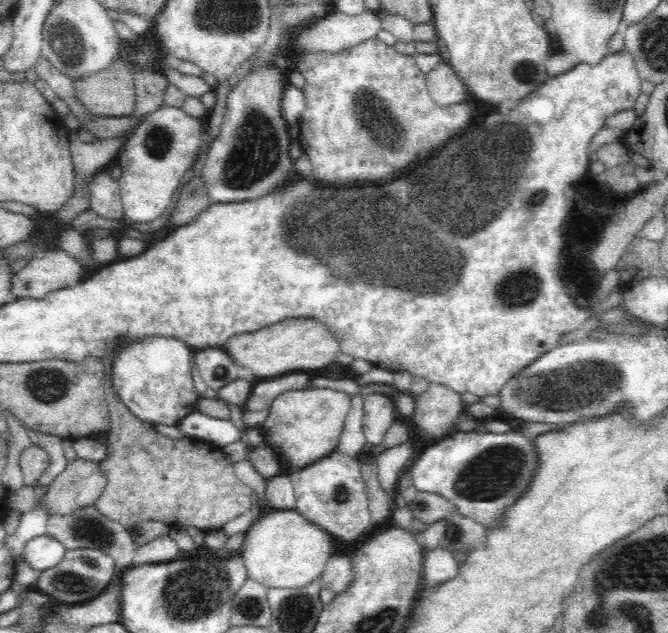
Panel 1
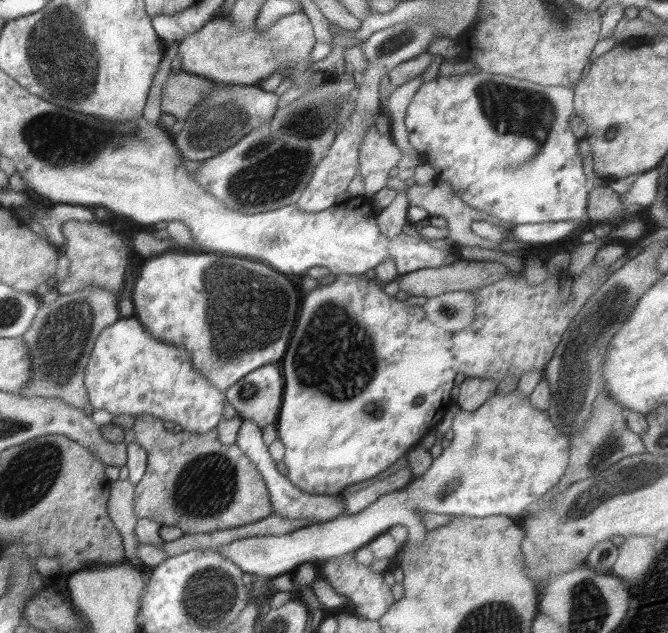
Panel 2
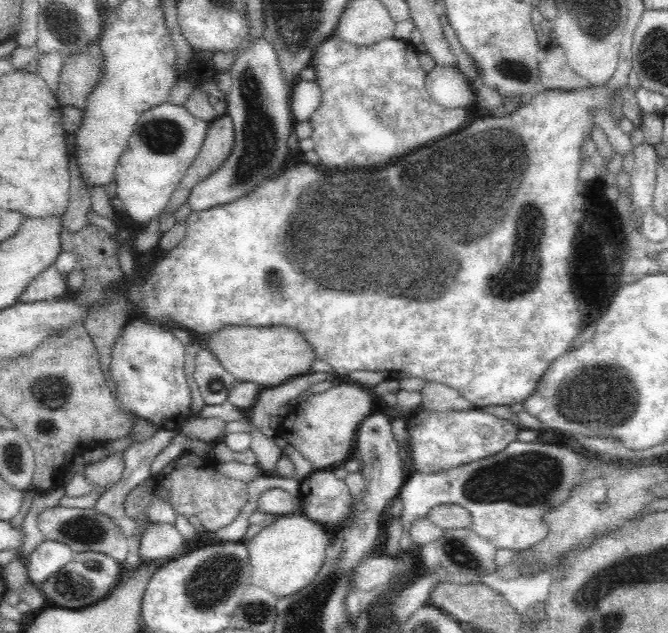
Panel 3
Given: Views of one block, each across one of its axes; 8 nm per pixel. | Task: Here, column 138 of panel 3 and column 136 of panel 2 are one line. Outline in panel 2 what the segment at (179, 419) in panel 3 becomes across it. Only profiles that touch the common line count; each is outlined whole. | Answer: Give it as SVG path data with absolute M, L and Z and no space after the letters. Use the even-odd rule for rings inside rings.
M136 316L121 317L100 331L85 368L84 388L94 411L104 409L115 416L131 414L137 417L140 414L149 414L164 421L171 420L183 430L198 434L204 434L217 426L227 404L225 394L195 369L191 354L184 347L159 341L143 327Z

